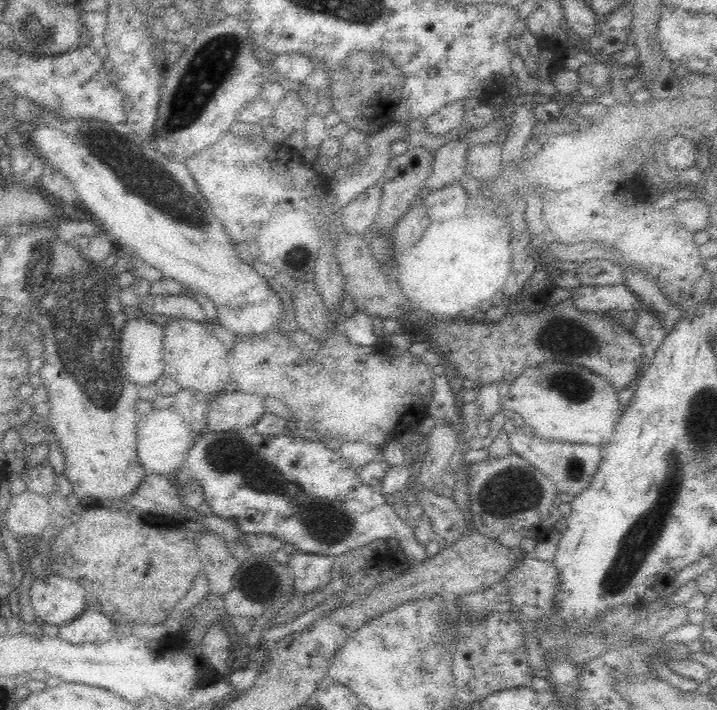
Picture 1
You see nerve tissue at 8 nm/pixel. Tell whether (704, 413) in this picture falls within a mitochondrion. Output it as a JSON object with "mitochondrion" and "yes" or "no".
{"mitochondrion":"yes"}

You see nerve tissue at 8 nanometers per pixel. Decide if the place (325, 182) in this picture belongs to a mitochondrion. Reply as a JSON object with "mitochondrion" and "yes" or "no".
{"mitochondrion":"no"}

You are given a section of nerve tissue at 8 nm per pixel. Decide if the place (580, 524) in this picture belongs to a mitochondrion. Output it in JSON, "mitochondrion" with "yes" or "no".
{"mitochondrion":"no"}

